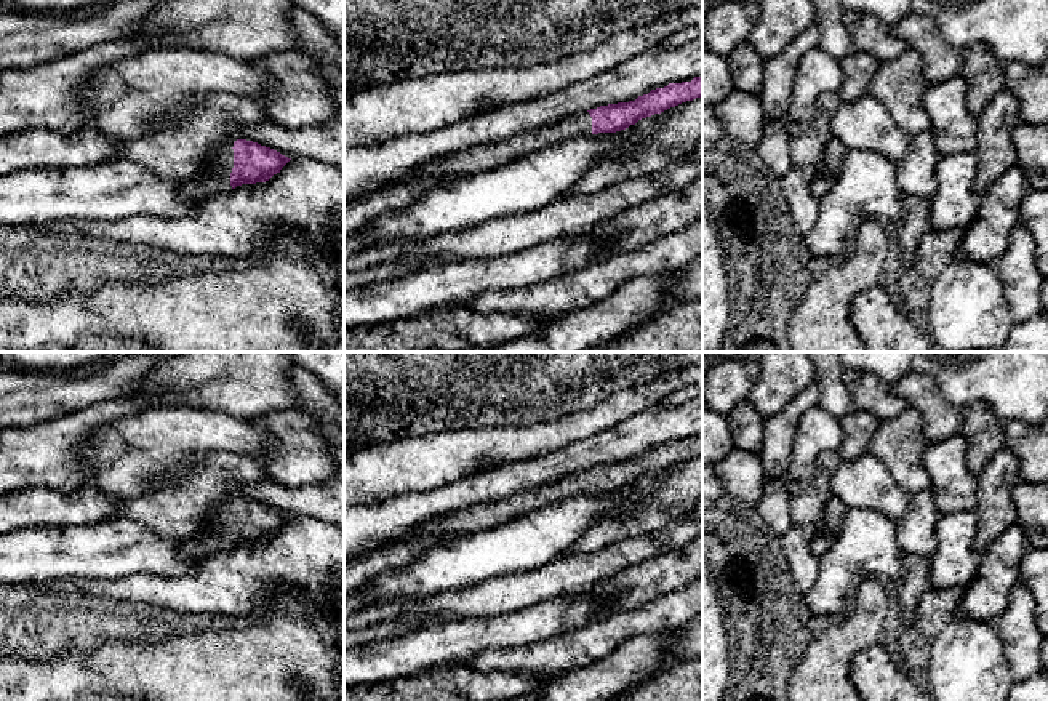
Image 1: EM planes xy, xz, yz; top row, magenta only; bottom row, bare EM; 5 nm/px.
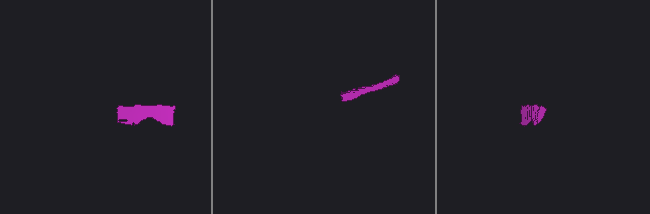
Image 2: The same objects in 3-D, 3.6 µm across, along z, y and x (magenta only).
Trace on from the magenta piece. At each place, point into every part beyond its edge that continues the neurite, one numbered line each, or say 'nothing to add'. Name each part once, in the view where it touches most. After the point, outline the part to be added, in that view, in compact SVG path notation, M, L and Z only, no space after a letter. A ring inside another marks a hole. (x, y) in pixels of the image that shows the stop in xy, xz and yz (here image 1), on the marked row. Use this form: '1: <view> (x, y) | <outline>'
1: xy (215, 178) | M232 139L224 141L218 149L211 150L203 163L203 171L194 179L181 182L179 195L182 198L198 202L232 189L234 142Z

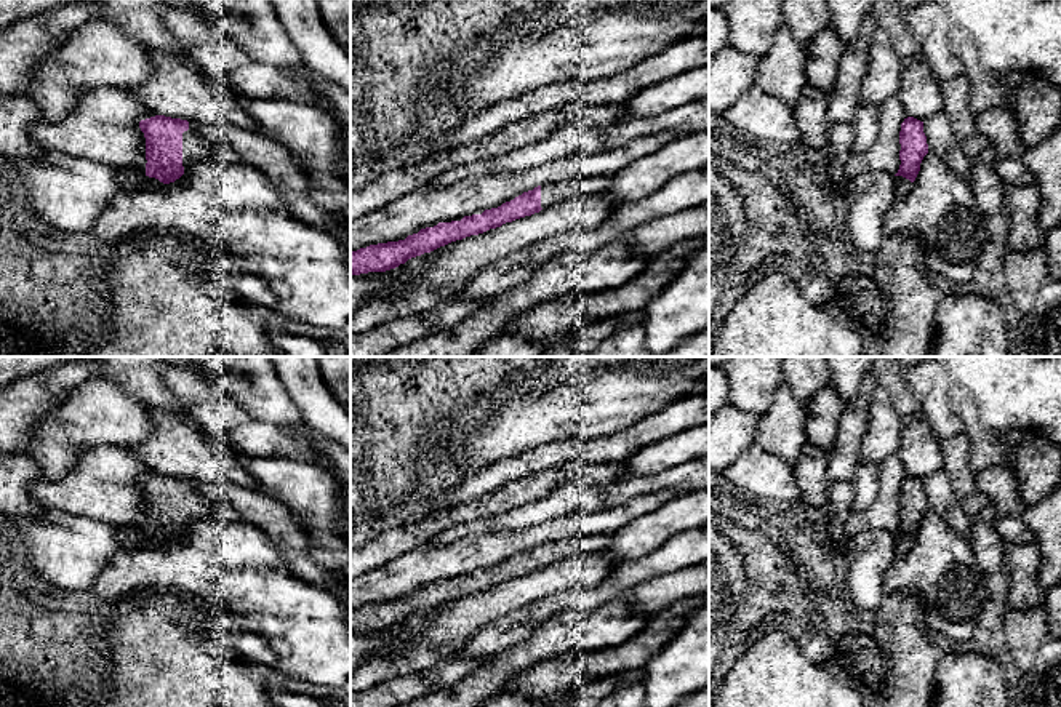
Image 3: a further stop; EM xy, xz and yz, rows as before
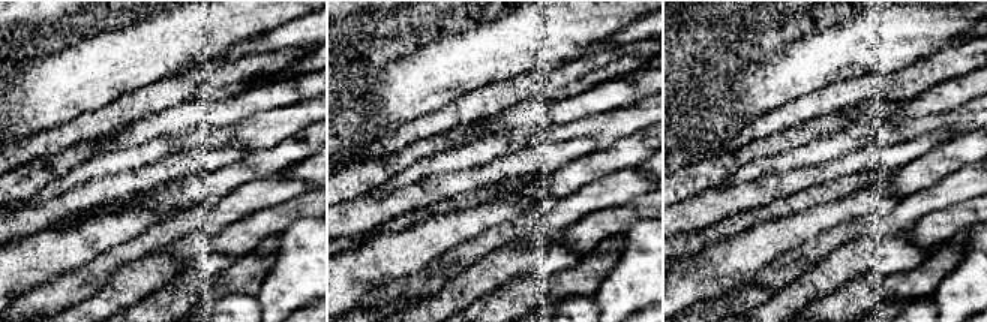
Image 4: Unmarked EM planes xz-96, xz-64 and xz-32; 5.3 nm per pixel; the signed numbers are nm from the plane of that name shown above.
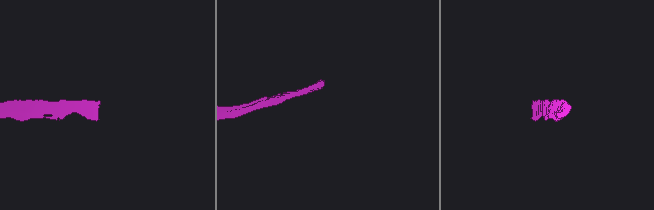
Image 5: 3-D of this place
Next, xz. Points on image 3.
1: xz (567, 189) | M610 176L563 179L541 187L541 208L547 210L557 203L583 195L602 194L610 186Z

